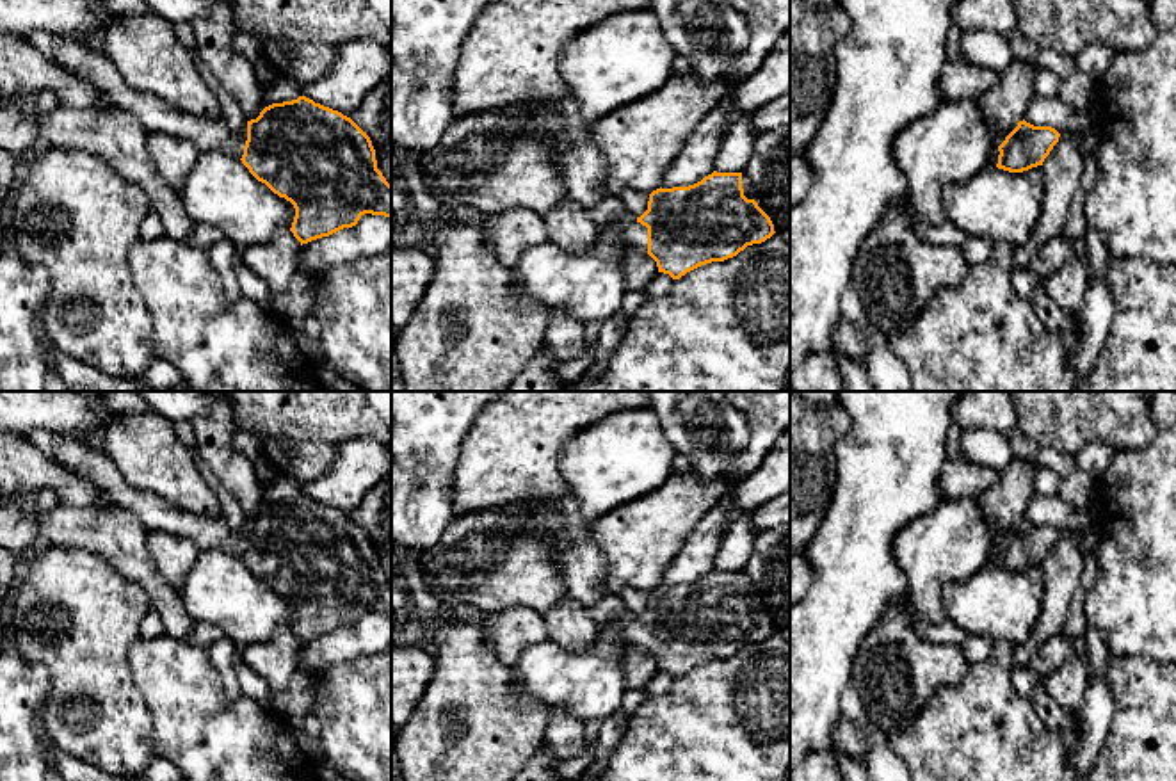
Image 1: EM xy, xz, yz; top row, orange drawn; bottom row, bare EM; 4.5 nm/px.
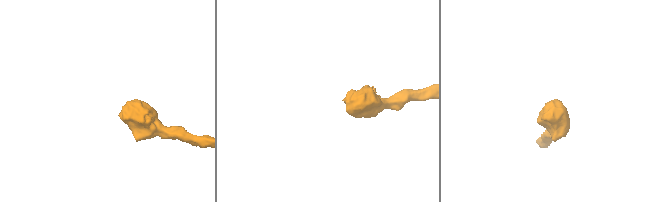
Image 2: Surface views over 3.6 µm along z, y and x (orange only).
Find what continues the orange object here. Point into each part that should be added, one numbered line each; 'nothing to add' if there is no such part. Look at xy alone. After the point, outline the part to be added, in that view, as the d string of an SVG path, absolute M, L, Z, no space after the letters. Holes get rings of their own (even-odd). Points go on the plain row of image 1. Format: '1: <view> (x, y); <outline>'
1: xy (153, 513); M41 429L30 431L25 438L48 459L80 473L100 487L112 503L133 512L148 534L164 530L192 541L199 552L219 548L242 557L247 527L231 530L222 516L208 518L180 511L157 495L135 489L105 452L89 448L82 439Z

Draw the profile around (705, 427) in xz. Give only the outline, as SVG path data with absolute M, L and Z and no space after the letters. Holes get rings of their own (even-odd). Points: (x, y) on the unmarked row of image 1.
M648 391L649 407L676 454L689 459L703 482L722 479L733 457L747 445L744 415L724 391Z

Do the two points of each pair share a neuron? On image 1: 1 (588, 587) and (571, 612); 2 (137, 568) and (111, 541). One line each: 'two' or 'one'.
1: two
2: one

